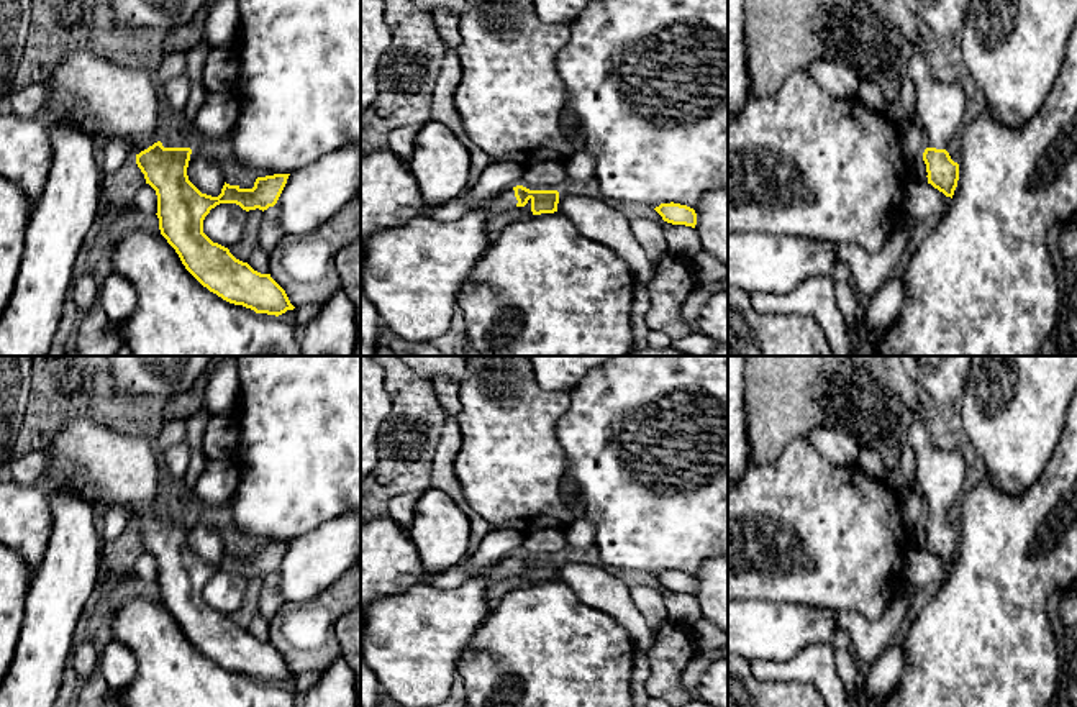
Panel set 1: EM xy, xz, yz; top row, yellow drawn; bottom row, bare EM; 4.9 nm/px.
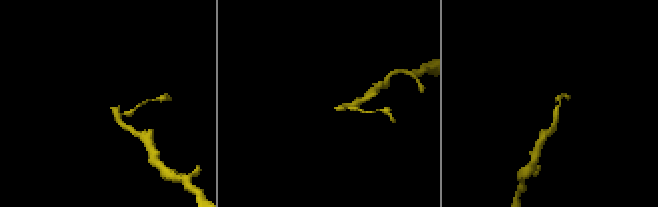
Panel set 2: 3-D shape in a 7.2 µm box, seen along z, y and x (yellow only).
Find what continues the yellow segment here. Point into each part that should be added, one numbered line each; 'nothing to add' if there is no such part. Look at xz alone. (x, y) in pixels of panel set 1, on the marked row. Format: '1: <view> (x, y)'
1: xz (504, 200)

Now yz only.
1: yz (943, 102)

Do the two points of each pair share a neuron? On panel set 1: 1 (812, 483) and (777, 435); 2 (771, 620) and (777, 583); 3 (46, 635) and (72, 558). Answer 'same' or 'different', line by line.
1: different
2: different
3: same

